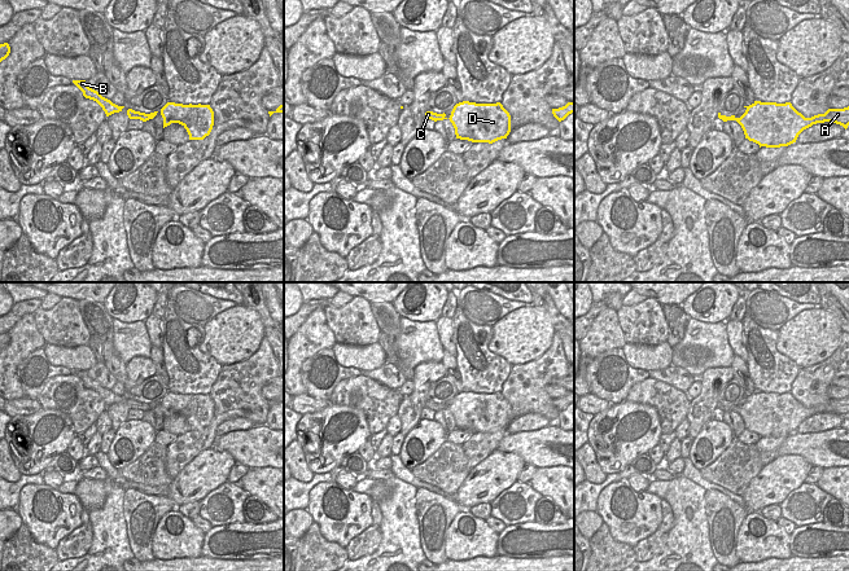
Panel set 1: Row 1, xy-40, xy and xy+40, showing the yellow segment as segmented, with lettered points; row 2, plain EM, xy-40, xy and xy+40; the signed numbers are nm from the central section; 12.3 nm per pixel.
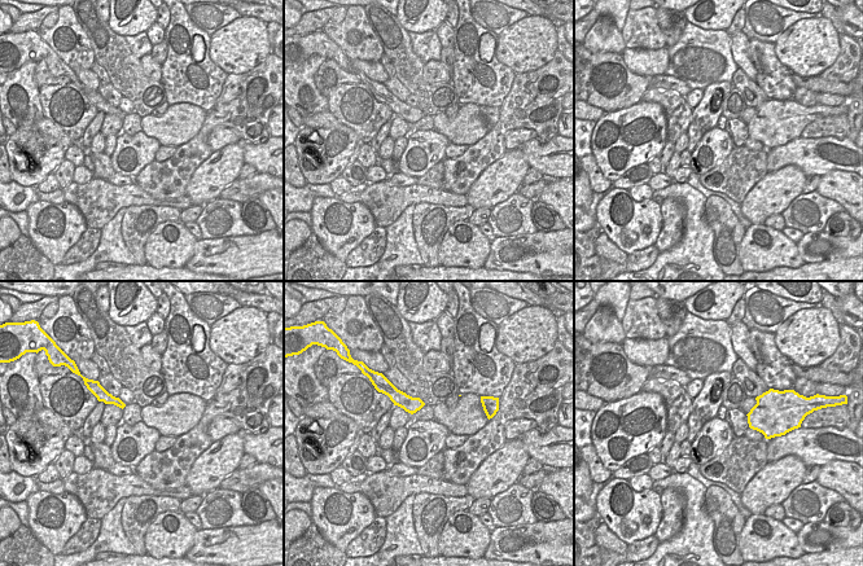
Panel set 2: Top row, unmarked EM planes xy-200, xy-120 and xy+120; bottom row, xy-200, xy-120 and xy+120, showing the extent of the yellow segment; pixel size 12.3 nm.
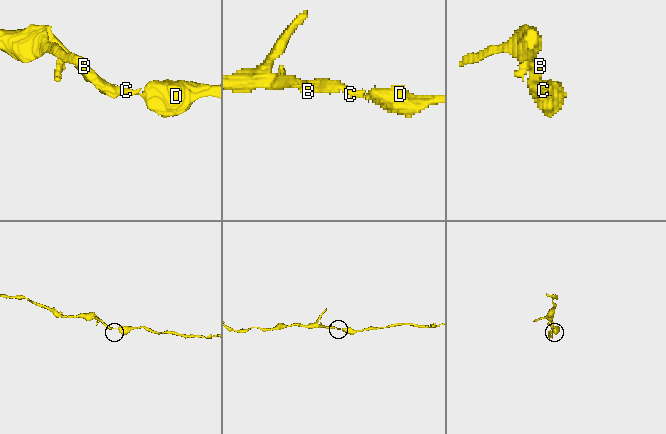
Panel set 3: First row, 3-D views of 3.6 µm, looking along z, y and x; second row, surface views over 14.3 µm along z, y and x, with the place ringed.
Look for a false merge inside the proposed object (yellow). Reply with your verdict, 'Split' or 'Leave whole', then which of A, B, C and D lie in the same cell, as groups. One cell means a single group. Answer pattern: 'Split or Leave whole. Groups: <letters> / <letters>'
Leave whole. Groups: A B C D.

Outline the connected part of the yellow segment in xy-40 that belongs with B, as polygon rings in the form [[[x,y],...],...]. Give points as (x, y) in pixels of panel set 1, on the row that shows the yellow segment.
[[[73,80],[73,83],[83,92],[86,98],[96,101],[102,110],[105,111],[106,117],[122,111],[124,106],[118,106],[113,104],[110,100],[102,97],[97,91],[89,88],[86,80]]]

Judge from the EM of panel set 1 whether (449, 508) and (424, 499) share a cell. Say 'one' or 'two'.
one

